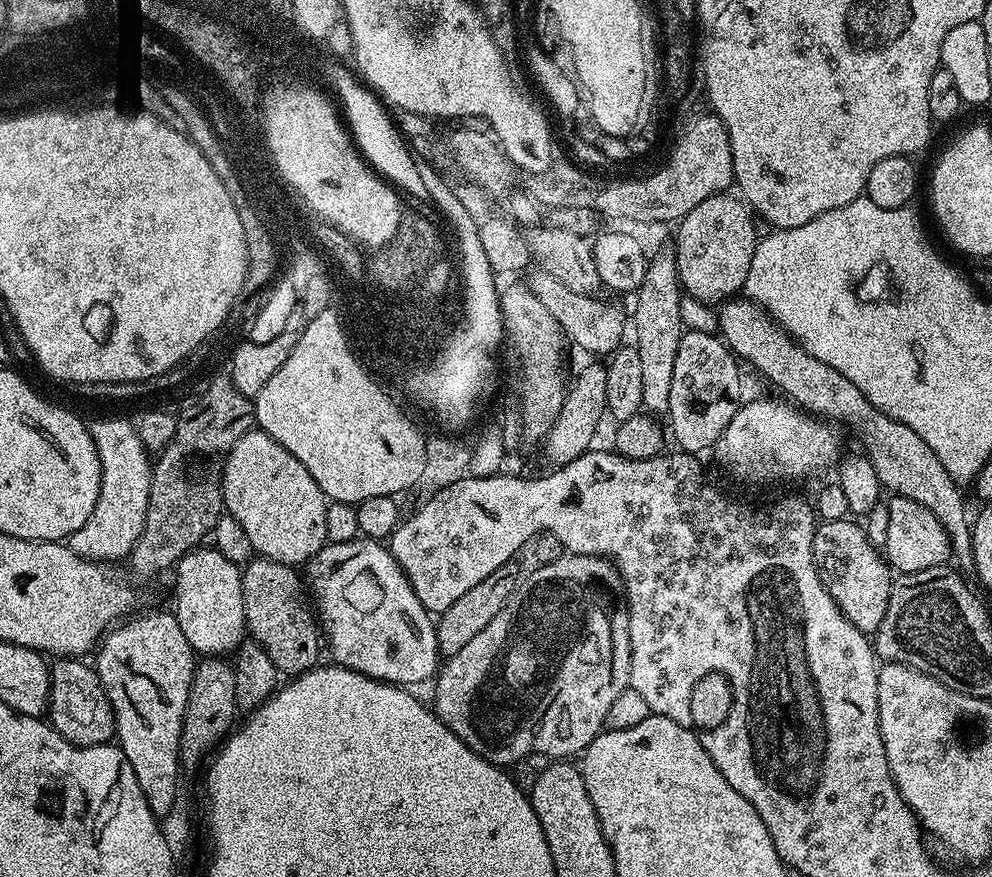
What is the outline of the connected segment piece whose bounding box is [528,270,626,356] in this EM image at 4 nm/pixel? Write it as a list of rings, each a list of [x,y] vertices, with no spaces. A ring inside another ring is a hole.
[[[541,270],[534,271],[528,287],[543,306],[554,315],[565,337],[582,350],[592,354],[610,356],[623,343],[626,330],[626,314],[623,308],[612,300],[597,295],[580,295],[567,290],[562,283]]]

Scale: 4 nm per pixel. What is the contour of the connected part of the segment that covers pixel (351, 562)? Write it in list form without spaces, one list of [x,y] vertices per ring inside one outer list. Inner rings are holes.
[[[367,538],[328,543],[311,557],[304,572],[327,649],[329,646],[333,661],[339,667],[397,686],[413,686],[430,680],[437,673],[440,655],[435,621],[383,543]]]

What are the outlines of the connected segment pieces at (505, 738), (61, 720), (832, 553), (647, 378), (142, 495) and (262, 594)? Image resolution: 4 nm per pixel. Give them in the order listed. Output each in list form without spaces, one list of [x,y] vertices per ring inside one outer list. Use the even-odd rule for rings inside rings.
[[[565,554],[554,562],[541,564],[533,567],[533,572],[523,577],[522,583],[517,587],[516,593],[502,606],[498,615],[490,621],[490,626],[486,630],[481,630],[472,641],[458,654],[447,657],[435,677],[436,682],[436,704],[434,711],[436,717],[474,754],[478,754],[482,759],[489,760],[492,764],[501,766],[515,766],[524,762],[528,755],[535,752],[549,758],[572,758],[572,755],[583,753],[588,743],[601,732],[605,731],[610,714],[610,706],[614,706],[614,698],[622,694],[622,690],[629,687],[628,671],[630,670],[630,630],[628,629],[628,610],[622,603],[621,588],[622,581],[616,571],[616,565],[611,560],[604,559],[603,556],[574,556]]]
[[[60,658],[48,673],[48,710],[52,729],[80,748],[113,743],[116,719],[95,667],[80,658]]]
[[[852,518],[817,523],[812,549],[820,580],[844,617],[858,631],[875,634],[878,626],[882,626],[882,618],[886,618],[894,579],[893,569],[881,549],[870,544],[863,527]]]
[[[671,247],[664,248],[647,261],[645,277],[634,293],[636,299],[636,339],[634,345],[642,365],[643,411],[664,414],[670,402],[670,382],[674,378],[674,358],[685,334],[684,316],[680,313],[680,275],[676,269],[676,254]]]
[[[123,418],[98,419],[89,425],[102,466],[98,501],[90,518],[81,529],[68,539],[68,545],[79,556],[88,560],[114,562],[127,557],[141,537],[146,524],[146,508],[149,505],[152,460],[141,440],[138,429]]]
[[[253,558],[243,565],[240,574],[247,635],[259,642],[262,650],[270,654],[270,662],[288,678],[317,667],[320,646],[322,650],[318,620],[310,607],[305,581],[296,572],[299,571],[291,564]]]

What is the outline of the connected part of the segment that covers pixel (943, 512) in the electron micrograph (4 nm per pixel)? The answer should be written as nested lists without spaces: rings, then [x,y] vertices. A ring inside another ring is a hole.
[[[729,298],[719,305],[718,311],[720,311],[719,335],[741,361],[746,360],[752,363],[780,391],[777,393],[783,394],[791,403],[811,415],[825,422],[835,422],[837,425],[849,424],[860,435],[860,444],[864,447],[861,448],[863,455],[867,456],[870,466],[874,466],[874,474],[878,474],[881,489],[888,491],[889,488],[889,493],[892,496],[910,498],[918,501],[919,504],[925,504],[934,514],[934,518],[938,518],[947,530],[952,556],[955,559],[965,560],[965,562],[971,561],[973,521],[970,516],[968,520],[968,508],[964,505],[963,494],[960,493],[963,492],[961,485],[957,484],[954,478],[950,478],[950,474],[946,474],[946,466],[942,466],[942,462],[938,462],[938,454],[934,454],[934,450],[930,450],[930,446],[926,446],[926,442],[922,442],[922,438],[918,434],[914,434],[914,430],[910,430],[910,426],[890,418],[885,412],[879,412],[865,398],[862,390],[858,390],[858,386],[854,386],[854,382],[850,382],[850,378],[838,374],[838,370],[834,370],[834,366],[826,366],[826,362],[818,362],[818,358],[814,358],[814,354],[810,354],[788,335],[755,300]]]

